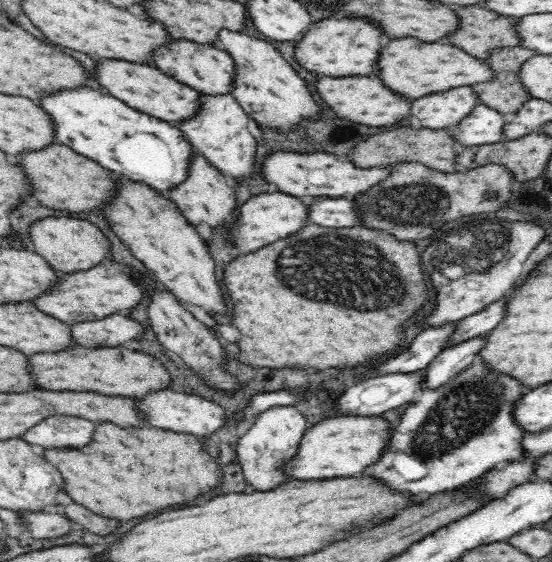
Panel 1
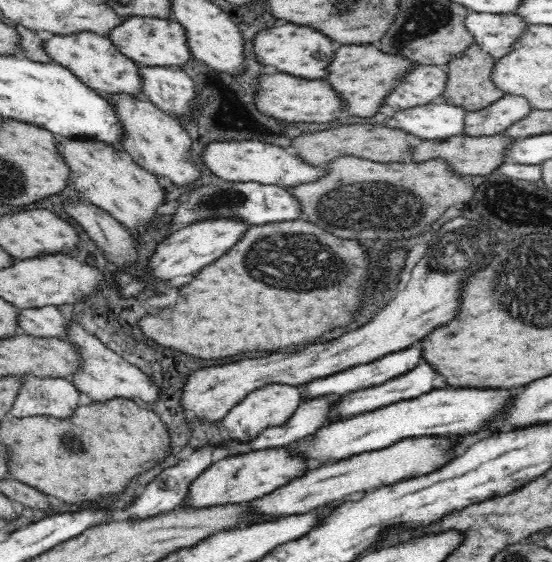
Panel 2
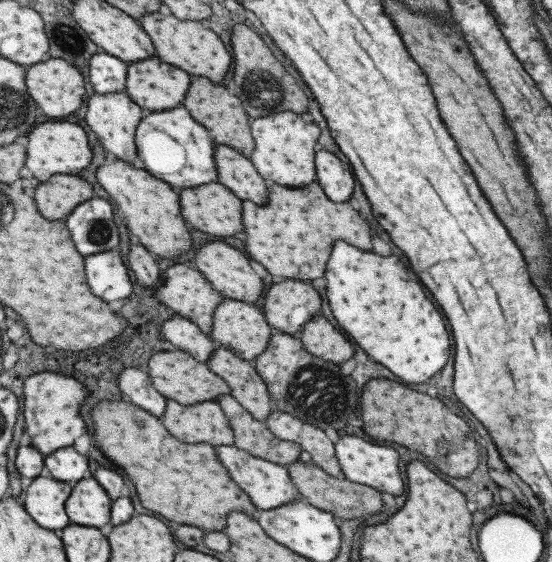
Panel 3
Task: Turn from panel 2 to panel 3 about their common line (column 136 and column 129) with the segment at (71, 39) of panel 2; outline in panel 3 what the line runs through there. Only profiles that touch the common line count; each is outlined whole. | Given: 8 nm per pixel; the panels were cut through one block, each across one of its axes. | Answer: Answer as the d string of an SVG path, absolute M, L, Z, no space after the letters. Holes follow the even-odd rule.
M157 56L127 63L125 77L125 92L137 106L146 112L161 112L180 106L190 82L189 76L184 70L159 60Z

